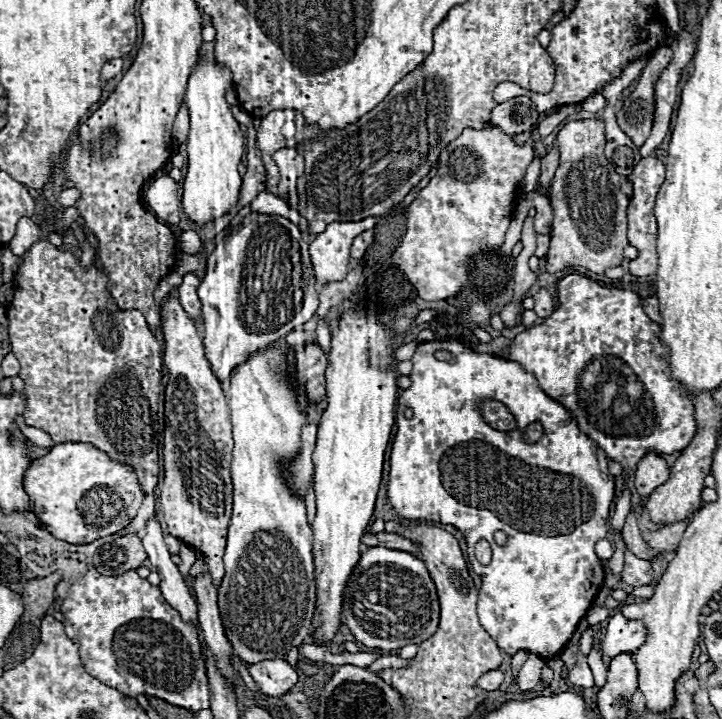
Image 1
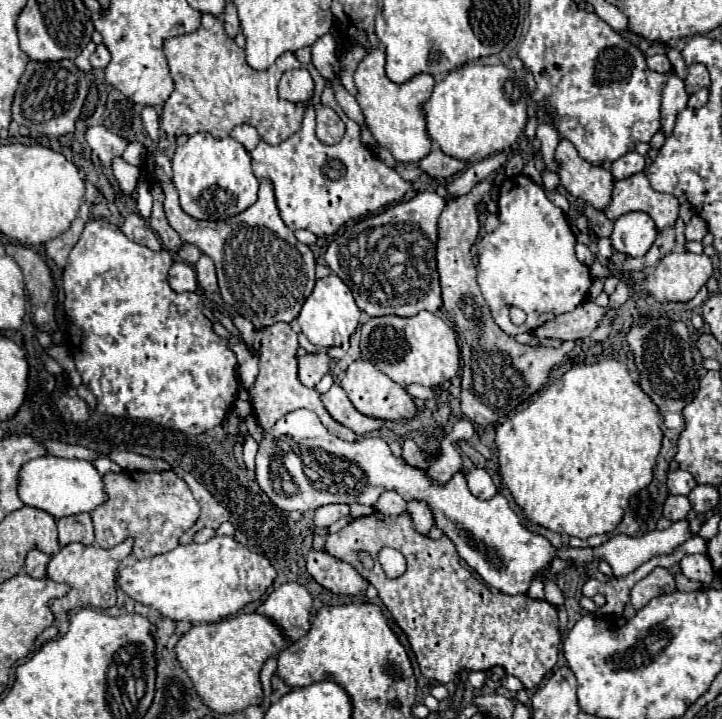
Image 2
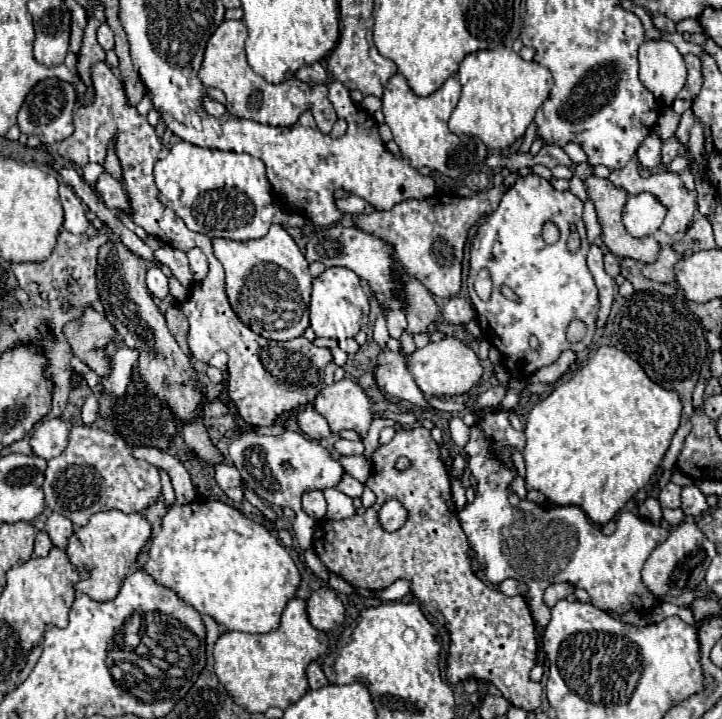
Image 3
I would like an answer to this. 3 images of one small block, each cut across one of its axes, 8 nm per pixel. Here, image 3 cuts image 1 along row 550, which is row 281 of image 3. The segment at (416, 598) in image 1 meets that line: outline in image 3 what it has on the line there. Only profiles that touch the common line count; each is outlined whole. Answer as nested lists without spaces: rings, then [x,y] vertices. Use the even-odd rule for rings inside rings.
[[[334,224],[330,228],[320,228],[306,246],[306,260],[308,262],[322,262],[324,266],[344,266],[352,272],[356,272],[366,284],[370,286],[370,292],[376,296],[378,304],[382,306],[386,314],[388,332],[392,338],[400,338],[400,334],[406,328],[406,300],[402,294],[402,270],[398,268],[398,260],[394,258],[394,248],[384,242],[382,238],[368,234],[356,226],[346,228],[342,224]]]

